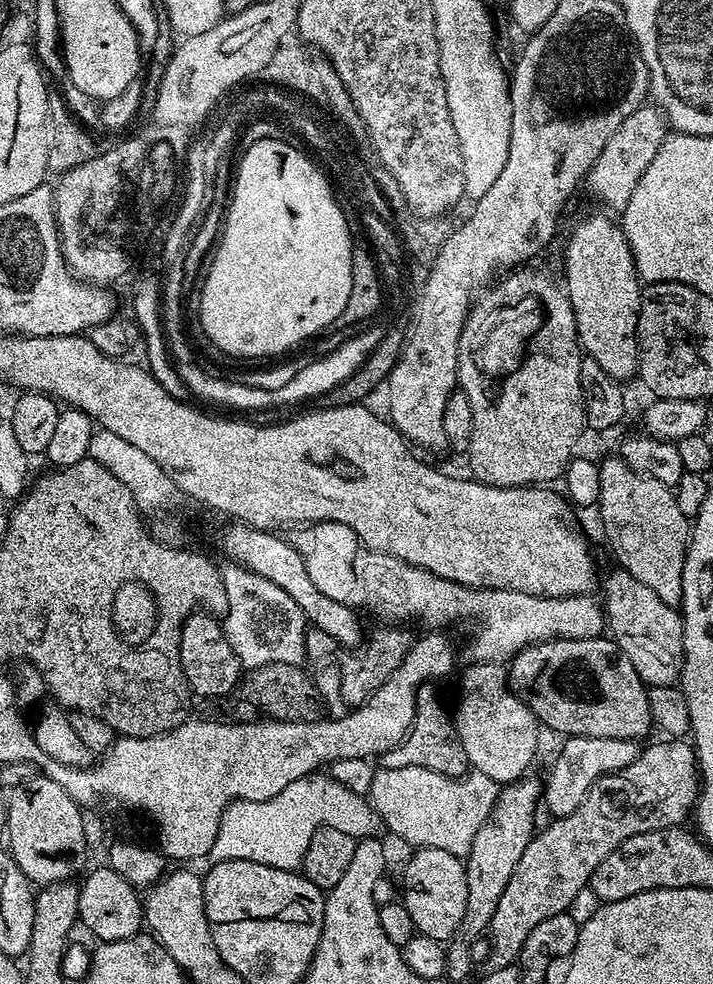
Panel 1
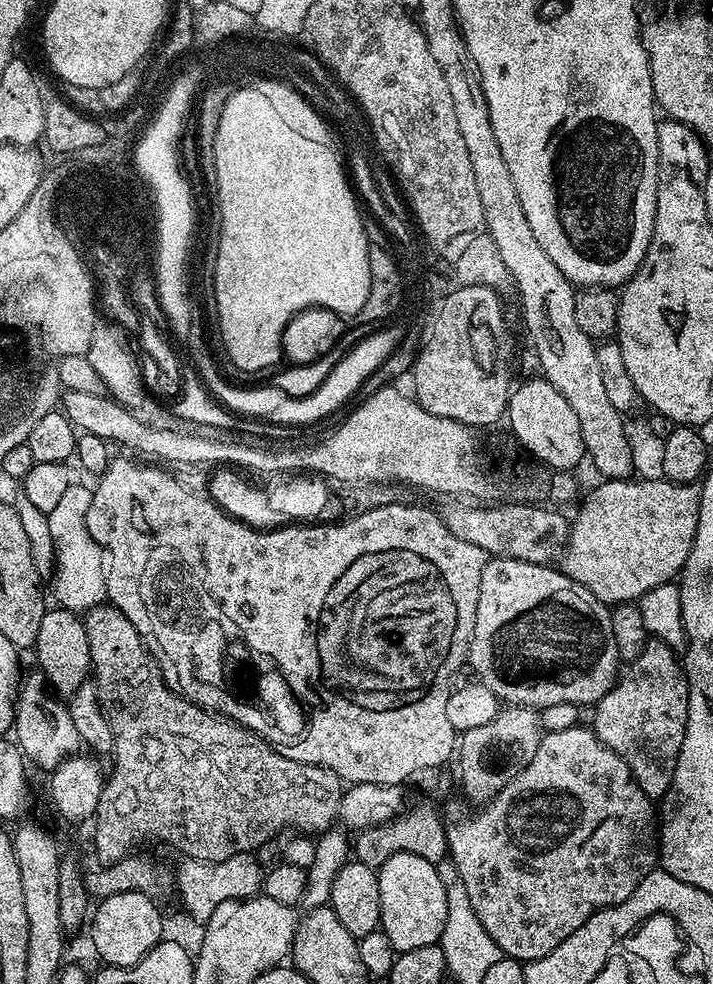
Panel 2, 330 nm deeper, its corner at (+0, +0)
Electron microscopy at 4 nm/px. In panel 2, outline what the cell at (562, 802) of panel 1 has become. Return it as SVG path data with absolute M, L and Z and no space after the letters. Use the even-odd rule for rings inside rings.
M649 639L642 654L617 675L616 683L595 704L595 708L591 729L596 737L628 763L638 786L642 786L645 794L652 801L659 801L674 782L674 766L678 766L678 754L682 750L682 738L686 734L688 673L681 657L673 648L666 646L666 642Z

